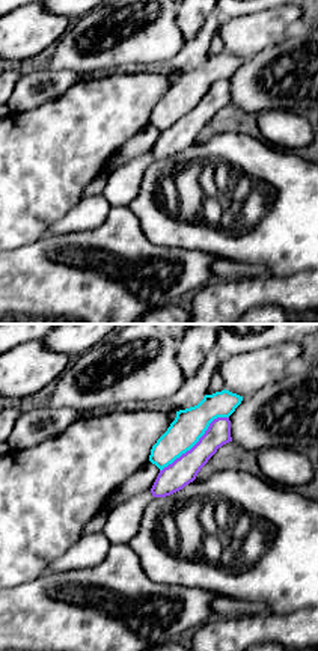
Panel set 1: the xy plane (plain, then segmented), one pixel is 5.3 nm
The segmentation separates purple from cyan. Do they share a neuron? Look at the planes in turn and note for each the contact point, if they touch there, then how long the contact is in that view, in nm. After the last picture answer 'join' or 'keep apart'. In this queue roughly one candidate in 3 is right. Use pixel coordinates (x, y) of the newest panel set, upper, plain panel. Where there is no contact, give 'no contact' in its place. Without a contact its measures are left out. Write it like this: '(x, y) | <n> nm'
(198, 104) | 460 nm

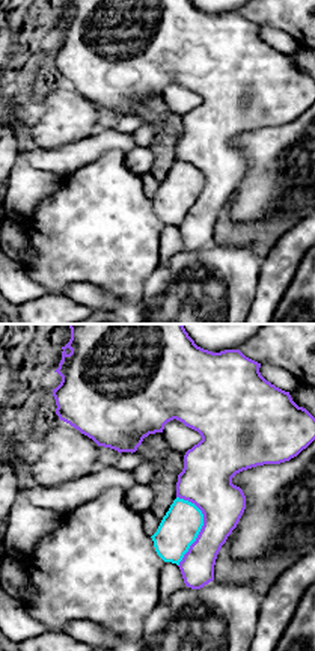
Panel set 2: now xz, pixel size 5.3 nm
(202, 189) | 380 nm

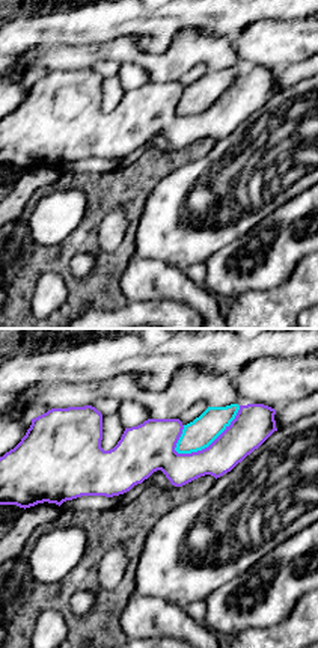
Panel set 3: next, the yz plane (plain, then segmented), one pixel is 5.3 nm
(211, 106) | 420 nm

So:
keep apart

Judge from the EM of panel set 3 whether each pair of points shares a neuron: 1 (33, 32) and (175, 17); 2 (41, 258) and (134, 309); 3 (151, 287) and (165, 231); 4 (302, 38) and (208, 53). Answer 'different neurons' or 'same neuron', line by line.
1: same neuron
2: different neurons
3: different neurons
4: different neurons

